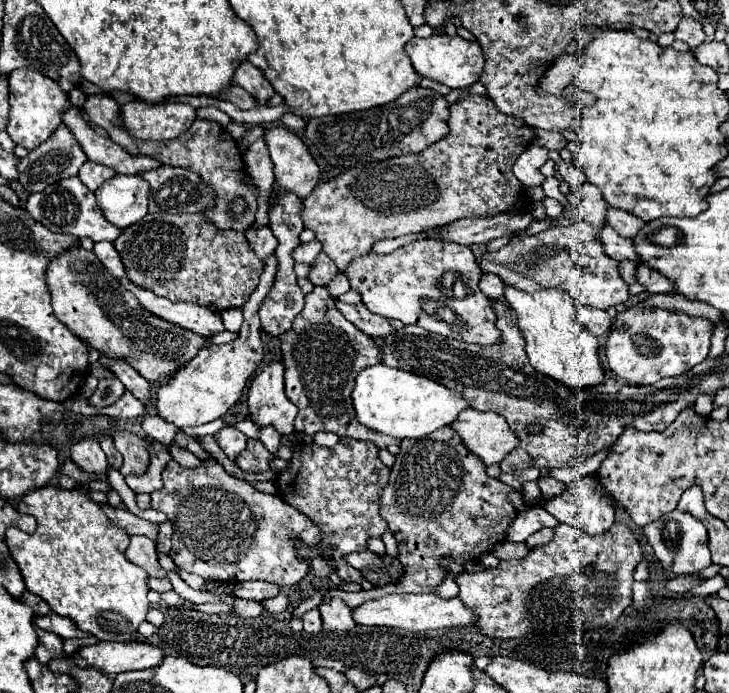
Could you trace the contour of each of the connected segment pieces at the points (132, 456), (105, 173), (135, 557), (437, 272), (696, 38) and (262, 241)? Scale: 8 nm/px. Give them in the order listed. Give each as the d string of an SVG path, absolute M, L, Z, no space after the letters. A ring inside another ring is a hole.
M118 430L114 434L114 444L116 444L116 450L124 456L124 464L120 468L122 476L140 474L146 470L150 456L146 452L144 438L140 438L138 434L134 434L130 430Z
M84 162L80 172L78 172L78 178L84 182L84 186L88 186L92 192L96 188L100 188L106 180L110 180L116 172L112 168L106 168L106 166L98 166L94 162Z
M130 536L130 546L126 548L126 558L130 562L134 562L136 566L144 568L150 576L156 576L156 578L166 576L166 572L158 564L156 544L146 536Z
M418 240L406 246L400 246L398 250L390 254L376 254L368 252L364 256L354 258L348 268L344 270L344 276L350 282L350 288L362 296L362 302L366 308L378 316L384 318L396 318L402 324L416 324L428 332L442 334L454 340L472 342L472 344L494 344L500 340L498 328L496 328L496 316L490 306L490 298L486 298L480 288L480 266L474 260L474 254L470 246L448 242L448 240Z
M682 18L680 20L674 36L676 36L676 40L686 42L690 48L698 48L706 38L702 26L696 20L690 20L690 18Z
M264 226L264 228L260 228L260 230L248 228L248 230L246 230L246 238L248 238L252 250L256 252L258 260L264 262L264 264L266 264L266 260L274 254L274 250L276 250L276 246L278 246L278 240L274 238L274 234L272 234L272 230L270 230L268 226Z

